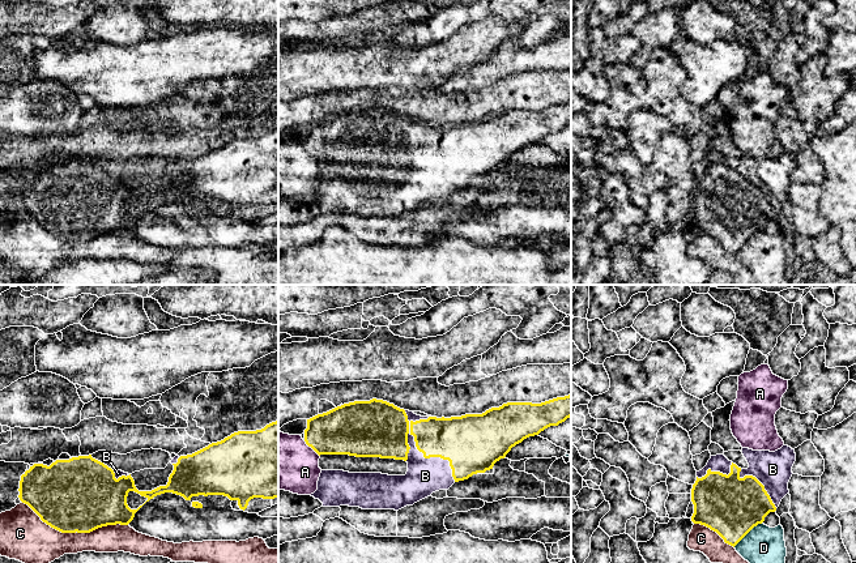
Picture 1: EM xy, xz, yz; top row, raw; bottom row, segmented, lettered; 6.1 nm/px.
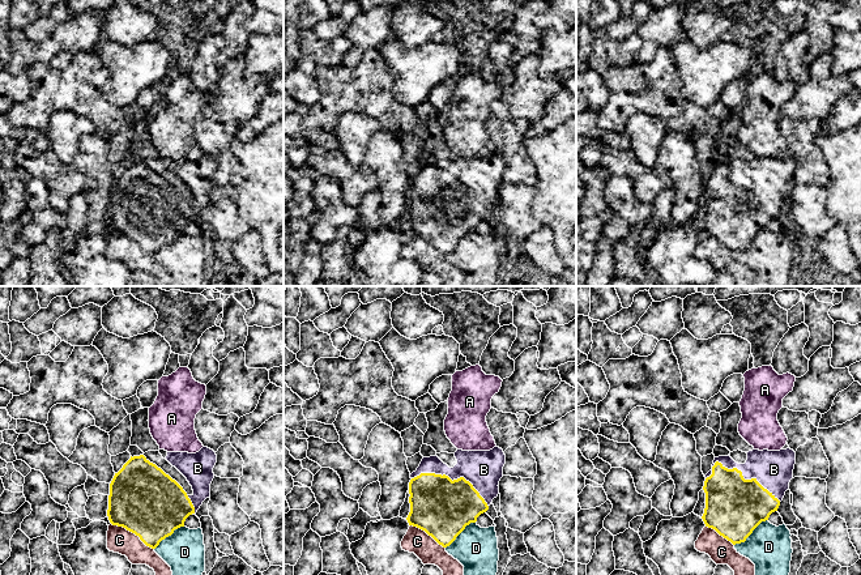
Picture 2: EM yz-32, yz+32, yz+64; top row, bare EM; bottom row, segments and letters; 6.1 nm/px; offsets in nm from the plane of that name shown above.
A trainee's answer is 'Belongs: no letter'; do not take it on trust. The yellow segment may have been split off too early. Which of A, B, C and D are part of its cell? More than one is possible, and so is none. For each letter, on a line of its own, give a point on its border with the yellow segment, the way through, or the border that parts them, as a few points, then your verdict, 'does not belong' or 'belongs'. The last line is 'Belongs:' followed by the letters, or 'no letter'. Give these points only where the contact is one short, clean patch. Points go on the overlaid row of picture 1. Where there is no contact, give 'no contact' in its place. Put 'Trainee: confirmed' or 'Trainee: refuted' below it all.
A: contact xz (311, 447); border xz (303, 440), (319, 456); does not belong
B: contact xz (424, 456); belongs
C: contact xy (75, 532); does not belong
D: contact yz (748, 532); does not belong
Belongs: B
Trainee: refuted

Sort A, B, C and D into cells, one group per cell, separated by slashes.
A / B / C / D

